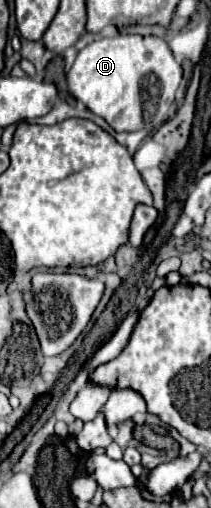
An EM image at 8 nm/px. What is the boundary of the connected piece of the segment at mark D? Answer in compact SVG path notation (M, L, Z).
M101 37L79 51L73 67L67 73L67 85L75 99L83 101L91 113L103 117L117 133L139 131L147 127L141 99L141 83L145 75L155 75L157 81L163 83L161 97L165 103L175 101L175 91L183 79L183 67L179 61L175 61L169 45L161 37Z

